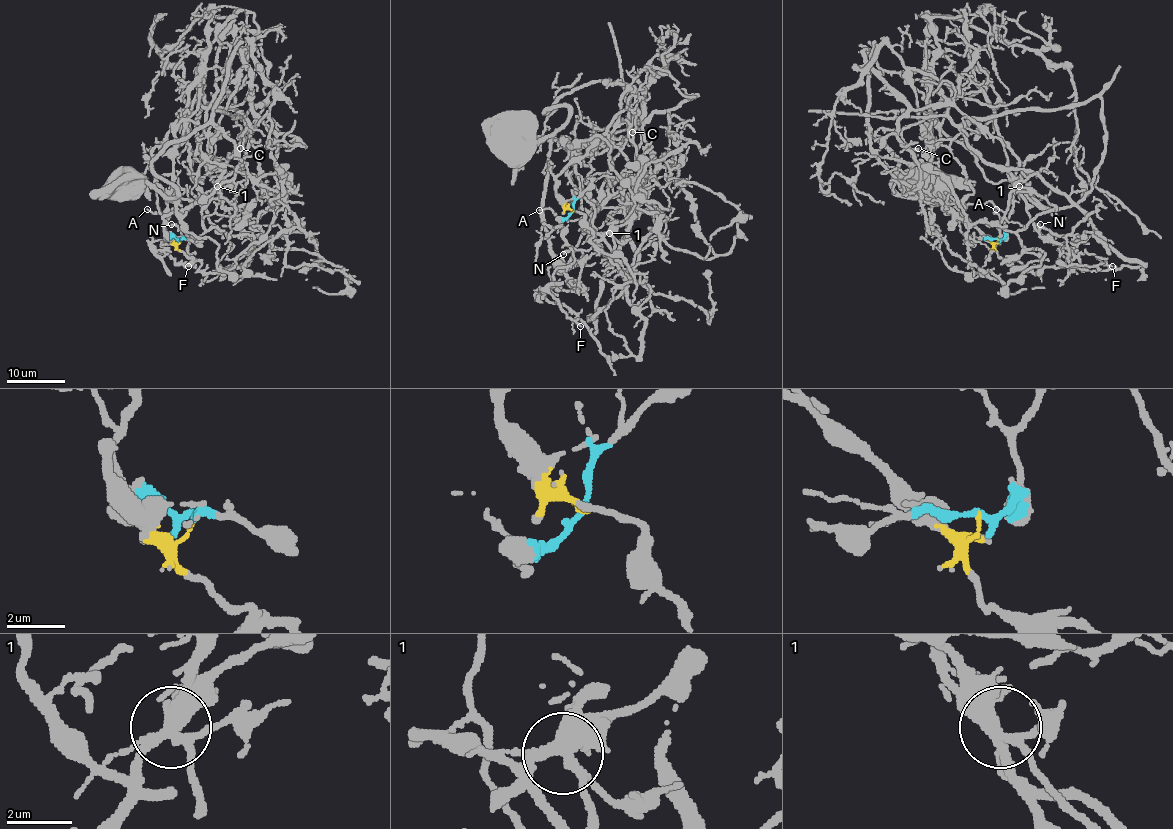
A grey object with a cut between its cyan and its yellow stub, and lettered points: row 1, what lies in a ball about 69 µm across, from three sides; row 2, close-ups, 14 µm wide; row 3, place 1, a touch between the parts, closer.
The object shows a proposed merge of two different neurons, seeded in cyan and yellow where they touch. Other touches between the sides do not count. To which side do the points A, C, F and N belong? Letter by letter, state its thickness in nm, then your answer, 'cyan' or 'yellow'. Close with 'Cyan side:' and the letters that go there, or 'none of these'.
A: calibre 100 nm; cyan
C: calibre 240 nm; cyan
F: calibre 180 nm; cyan
N: calibre 190 nm; cyan
Cyan side: A, C, F, N

